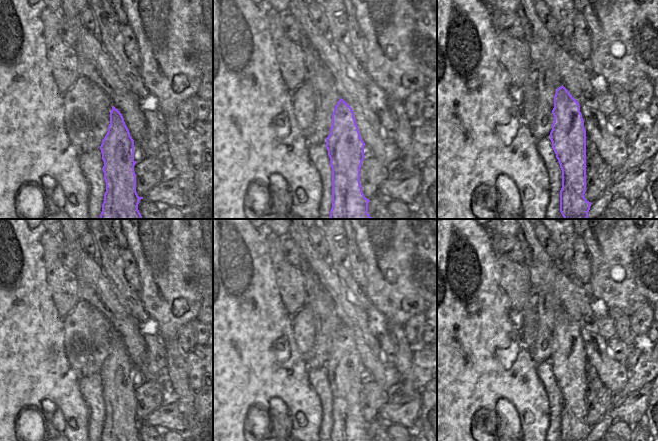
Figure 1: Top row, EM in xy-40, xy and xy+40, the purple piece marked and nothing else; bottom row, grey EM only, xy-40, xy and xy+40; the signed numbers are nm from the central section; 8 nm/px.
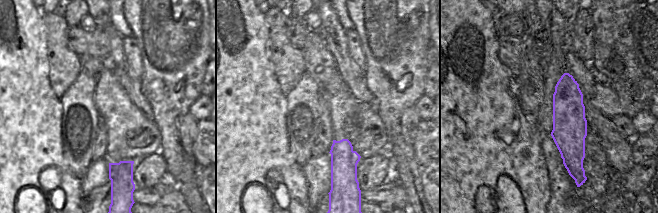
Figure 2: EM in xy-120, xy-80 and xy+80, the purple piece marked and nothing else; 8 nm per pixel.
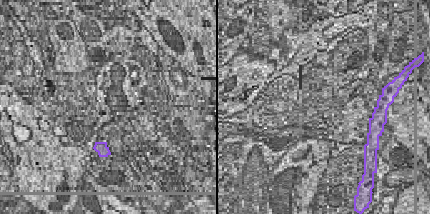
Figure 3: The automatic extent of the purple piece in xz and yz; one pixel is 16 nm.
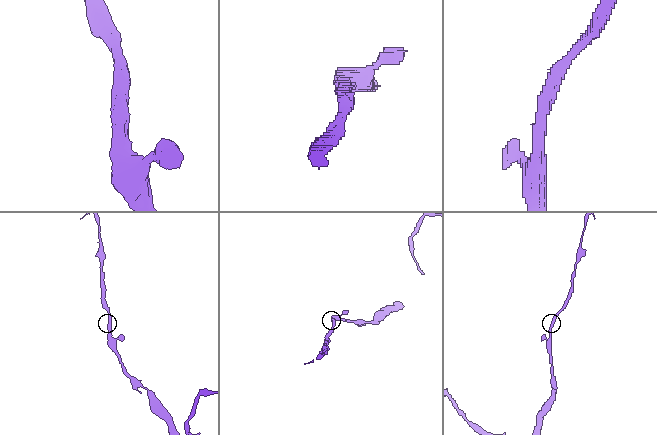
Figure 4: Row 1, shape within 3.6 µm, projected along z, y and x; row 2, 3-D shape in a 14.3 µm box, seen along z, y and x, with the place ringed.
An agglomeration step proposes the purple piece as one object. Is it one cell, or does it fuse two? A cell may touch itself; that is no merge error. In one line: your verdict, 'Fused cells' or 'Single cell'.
Single cell

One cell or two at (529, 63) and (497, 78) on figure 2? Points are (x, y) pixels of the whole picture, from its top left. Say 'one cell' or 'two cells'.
two cells

